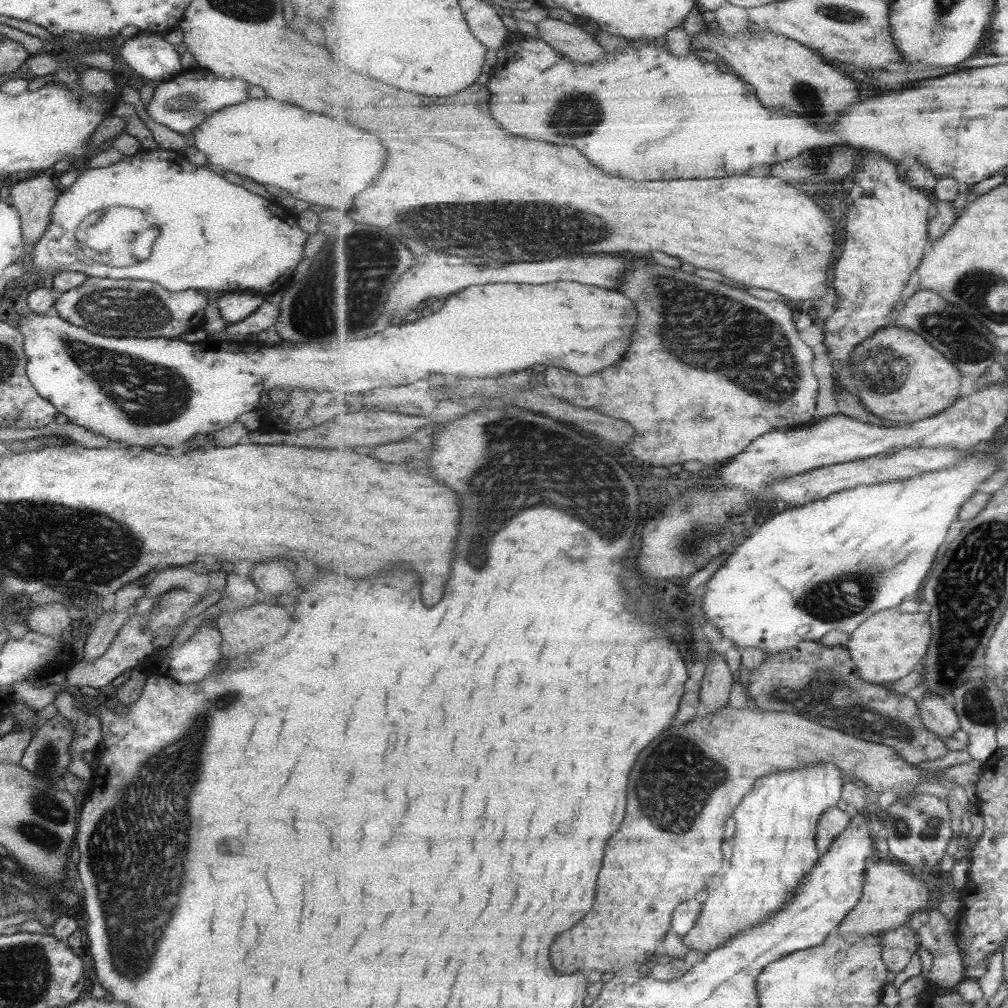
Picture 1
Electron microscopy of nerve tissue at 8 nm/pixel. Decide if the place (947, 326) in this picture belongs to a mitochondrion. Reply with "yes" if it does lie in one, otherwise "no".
yes

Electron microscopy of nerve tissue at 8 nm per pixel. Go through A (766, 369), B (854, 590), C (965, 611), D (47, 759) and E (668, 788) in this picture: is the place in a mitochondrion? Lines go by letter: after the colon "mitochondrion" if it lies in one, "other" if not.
A: mitochondrion
B: mitochondrion
C: mitochondrion
D: mitochondrion
E: mitochondrion

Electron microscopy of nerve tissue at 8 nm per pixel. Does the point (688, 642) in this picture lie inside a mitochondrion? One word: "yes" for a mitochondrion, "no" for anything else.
no

